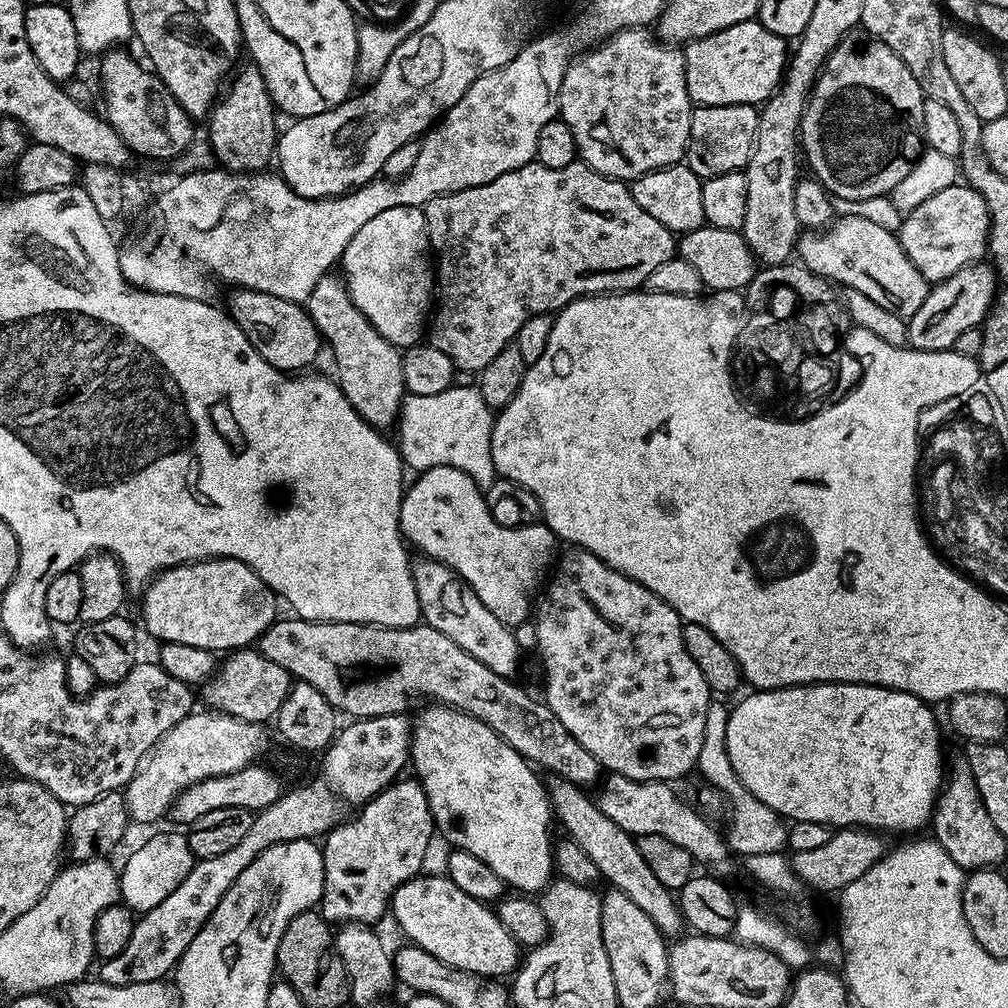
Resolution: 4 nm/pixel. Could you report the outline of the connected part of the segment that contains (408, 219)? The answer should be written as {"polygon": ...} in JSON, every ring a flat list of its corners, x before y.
{"polygon":[[394,206,394,210,386,210,370,218,370,222,350,238,344,255,338,261,338,268,354,306,366,316,370,326,386,338,386,342,403,350,411,348,425,335,434,307,434,264,430,259,423,207]]}

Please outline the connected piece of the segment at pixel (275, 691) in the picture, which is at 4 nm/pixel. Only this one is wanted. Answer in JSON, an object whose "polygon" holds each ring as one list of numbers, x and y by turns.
{"polygon":[[236,650,223,657,224,665,217,667,203,685,204,700,209,709,242,718,251,724,264,724,278,714,282,702,292,687,293,677,282,666,270,662,259,650]]}

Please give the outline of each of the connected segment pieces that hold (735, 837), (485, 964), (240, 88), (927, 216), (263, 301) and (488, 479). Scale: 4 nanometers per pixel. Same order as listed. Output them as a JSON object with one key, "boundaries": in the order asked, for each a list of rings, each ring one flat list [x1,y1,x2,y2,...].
{"boundaries":[[[714,698,707,706,706,712,706,729,703,730,702,749,699,750,699,758,697,762,697,773,714,788,722,792,728,799,732,806,732,822,730,828,725,833,725,840,728,842,728,847,733,853,742,854,741,857,747,858,754,854,770,854,781,853,787,847,788,841,788,826,784,818,777,814,776,811,770,810,765,803,760,799,754,798,750,790,746,790,742,785,741,779,738,778,737,771,730,763,729,751,726,749,726,726,729,724,729,707,720,702,718,698]],[[421,874,406,881,405,884,397,884,390,901,390,916,400,923,401,930,408,935,407,939,411,943,434,954,434,958,438,958,442,963,463,972,470,972,473,976,504,978,500,976,509,975,508,977,511,977,521,963,522,949,510,934,510,930,502,926,499,915,488,908,491,907,487,903,470,898,470,894,458,890,458,886,454,886,454,882,448,879,447,875]],[[255,66,247,67,231,77,232,85,223,89,206,120,206,140,211,145,213,157,219,167,237,174,256,174,267,169,264,167,273,159,278,139,278,112,268,94,266,82]],[[957,182,946,186,939,194,926,198,922,206,907,213,898,227,902,250,918,266,918,274,926,278,929,285,958,274,966,266,983,261,988,251,988,235,992,219,986,206,986,198,967,183]],[[233,287,228,296,226,311,232,321,246,334,250,346,270,362,270,366,279,372,299,373,307,364,312,364,322,352,322,337,310,318,304,304,295,304,286,298,277,298,274,294,262,294,258,290]],[[451,386,445,392,418,397,405,395,398,417,400,455,409,469,416,468,417,473,425,472,434,466,454,466,465,472,481,490,487,490,498,479,494,458,490,454,490,438,492,437,493,409,486,406,479,387,458,388]]]}

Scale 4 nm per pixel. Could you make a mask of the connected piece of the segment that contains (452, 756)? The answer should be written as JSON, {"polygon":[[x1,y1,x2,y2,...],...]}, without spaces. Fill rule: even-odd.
{"polygon":[[439,702,427,706,429,708,414,720,410,764,416,767,415,775,424,788,435,831,439,835,441,832,453,849,461,848,474,854,474,858,482,858,509,889,520,894,543,892,554,876,554,813,548,788,536,777,537,769,490,730,486,722,478,722,478,718]]}

